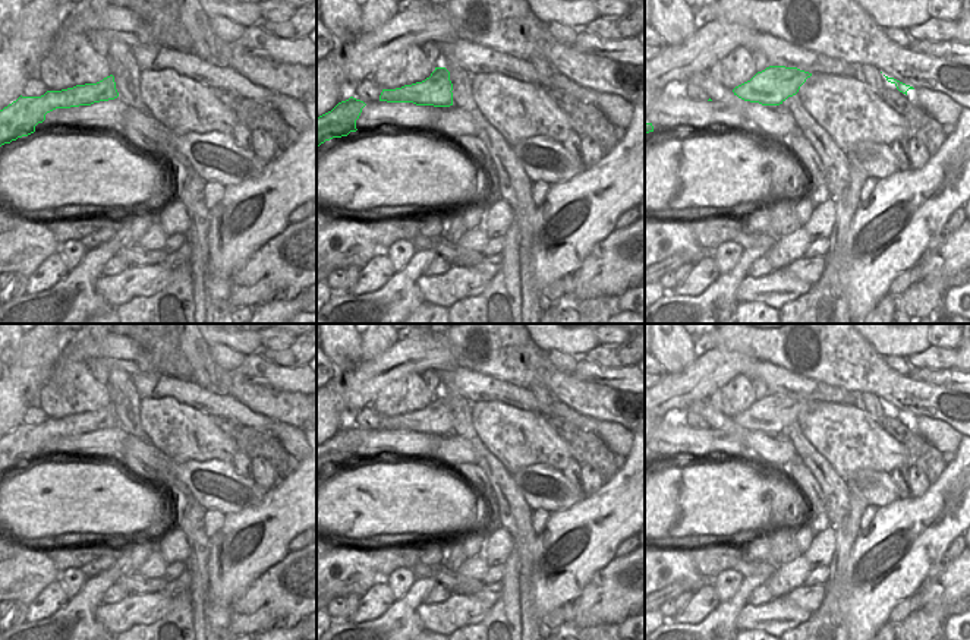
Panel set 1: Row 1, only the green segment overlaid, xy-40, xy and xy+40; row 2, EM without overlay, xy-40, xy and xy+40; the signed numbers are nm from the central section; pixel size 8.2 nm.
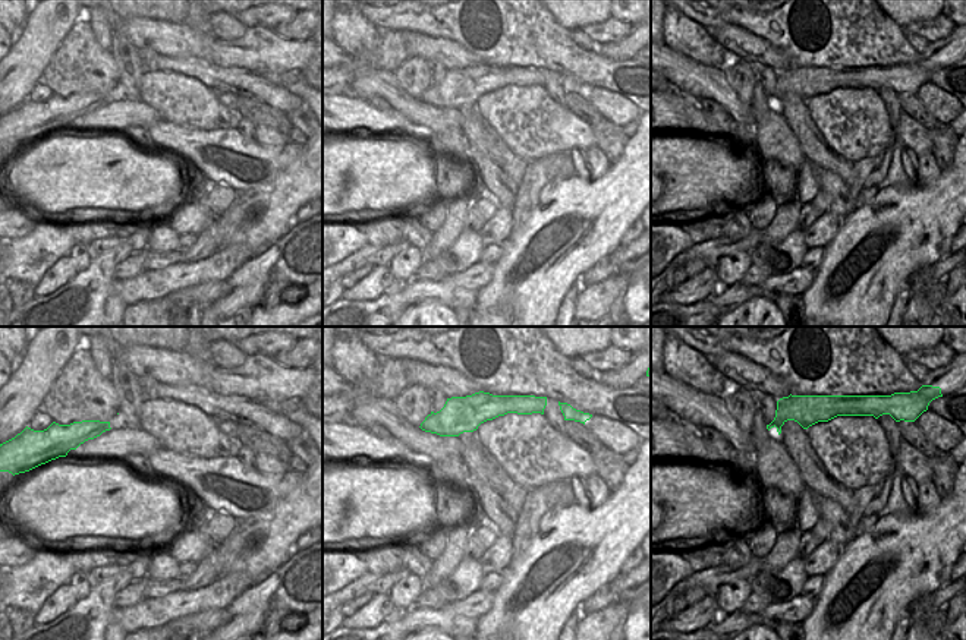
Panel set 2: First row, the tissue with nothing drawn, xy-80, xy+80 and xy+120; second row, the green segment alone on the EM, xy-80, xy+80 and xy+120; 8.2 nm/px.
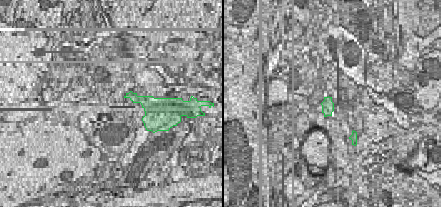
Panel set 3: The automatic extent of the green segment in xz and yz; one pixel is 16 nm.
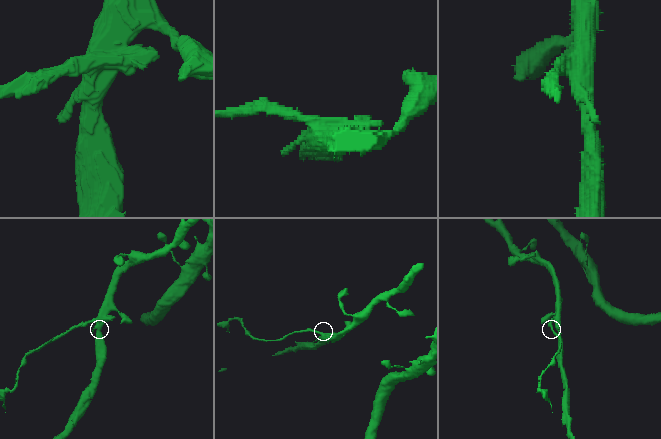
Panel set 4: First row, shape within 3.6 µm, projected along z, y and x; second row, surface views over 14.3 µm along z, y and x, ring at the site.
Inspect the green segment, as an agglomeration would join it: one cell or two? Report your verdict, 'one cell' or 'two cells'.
two cells

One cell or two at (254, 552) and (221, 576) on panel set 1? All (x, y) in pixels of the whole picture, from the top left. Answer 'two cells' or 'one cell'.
one cell

